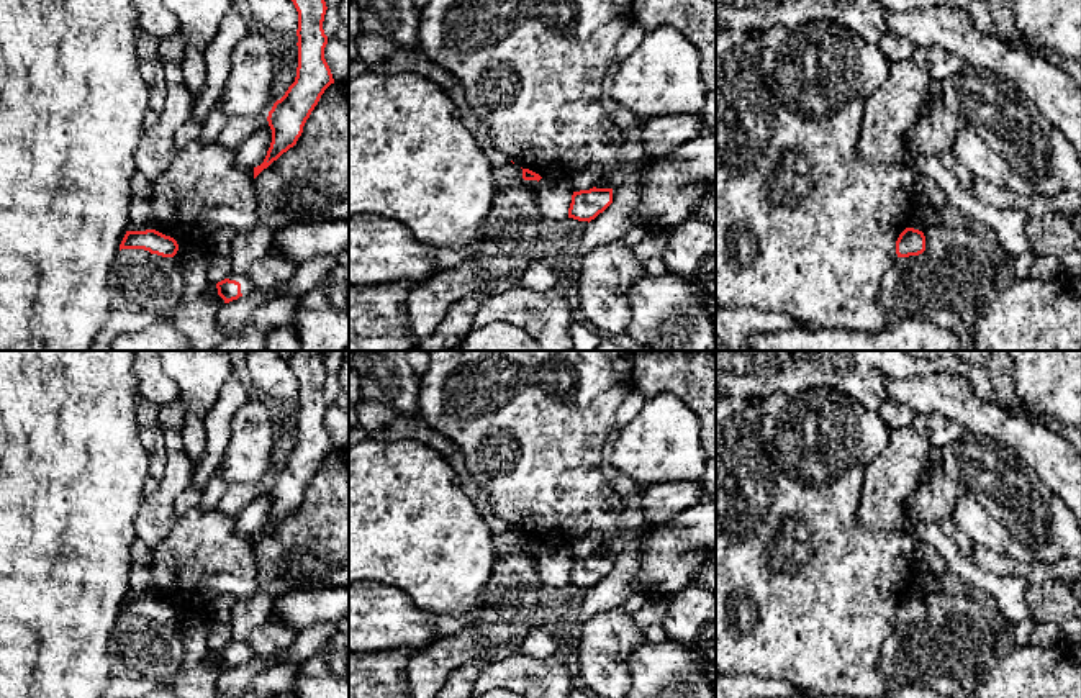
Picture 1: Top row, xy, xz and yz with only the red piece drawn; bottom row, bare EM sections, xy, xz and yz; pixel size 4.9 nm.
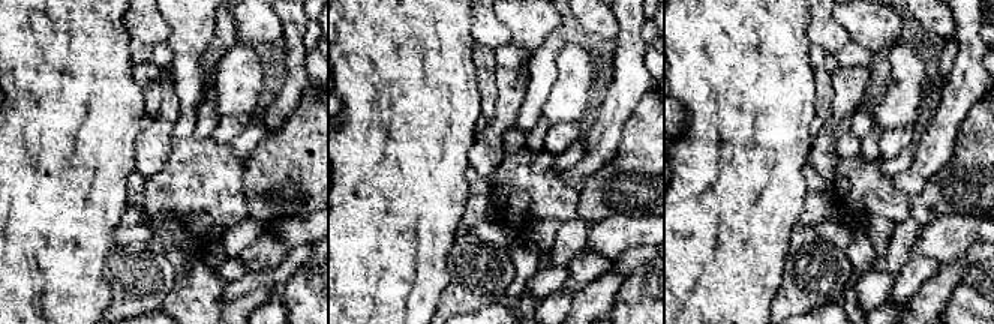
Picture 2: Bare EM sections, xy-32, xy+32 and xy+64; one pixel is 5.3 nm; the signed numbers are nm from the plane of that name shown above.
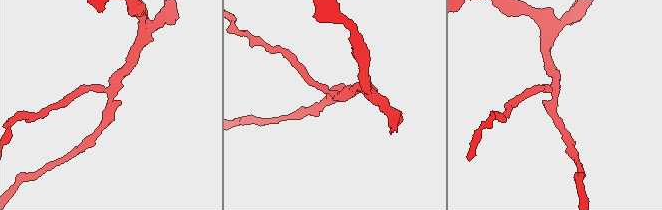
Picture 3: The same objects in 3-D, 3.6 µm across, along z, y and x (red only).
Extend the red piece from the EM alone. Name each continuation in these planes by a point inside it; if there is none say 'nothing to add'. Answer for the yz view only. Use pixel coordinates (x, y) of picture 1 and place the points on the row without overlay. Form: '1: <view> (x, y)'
nothing to add

